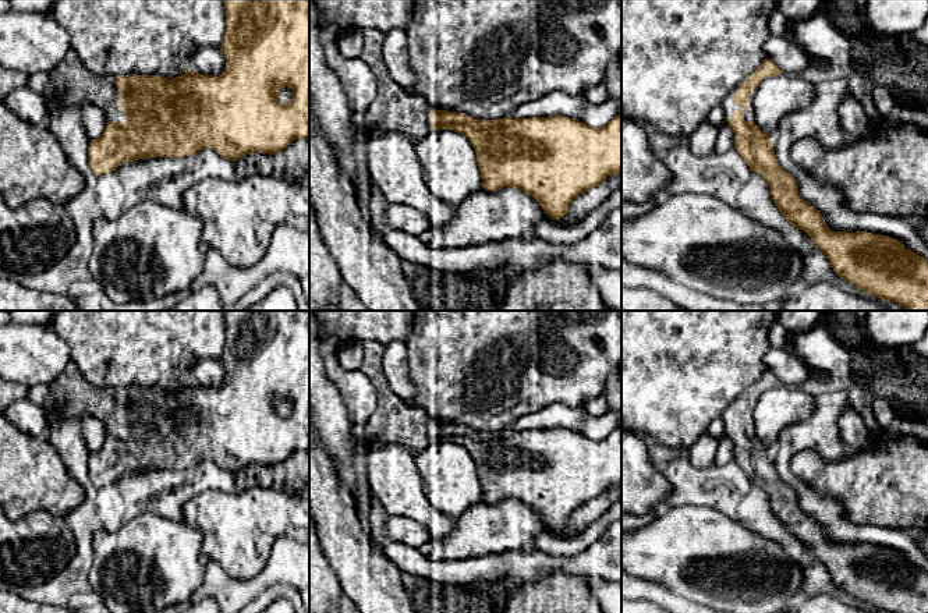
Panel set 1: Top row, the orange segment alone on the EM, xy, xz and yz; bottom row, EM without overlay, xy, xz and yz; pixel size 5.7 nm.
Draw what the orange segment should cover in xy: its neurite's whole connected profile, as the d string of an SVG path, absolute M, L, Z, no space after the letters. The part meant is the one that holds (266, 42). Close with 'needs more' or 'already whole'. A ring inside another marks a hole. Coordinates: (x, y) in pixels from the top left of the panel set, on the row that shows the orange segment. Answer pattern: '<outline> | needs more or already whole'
M223 0L226 11L226 32L220 46L226 57L226 70L220 75L205 75L191 68L177 78L166 78L159 75L98 75L89 71L79 56L70 49L61 61L49 72L54 86L54 104L59 107L70 107L75 104L98 106L109 117L109 123L99 139L91 141L88 148L88 163L96 176L116 171L116 169L132 160L150 157L184 157L191 156L205 148L213 149L224 159L238 160L249 153L259 152L274 155L283 152L293 141L302 139L309 135L309 0ZM281 88L291 88L293 98L288 103L277 102L277 92Z | needs more

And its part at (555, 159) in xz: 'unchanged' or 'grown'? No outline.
grown

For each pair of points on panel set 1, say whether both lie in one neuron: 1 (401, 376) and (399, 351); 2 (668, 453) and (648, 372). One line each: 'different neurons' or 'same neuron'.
1: same neuron
2: different neurons

